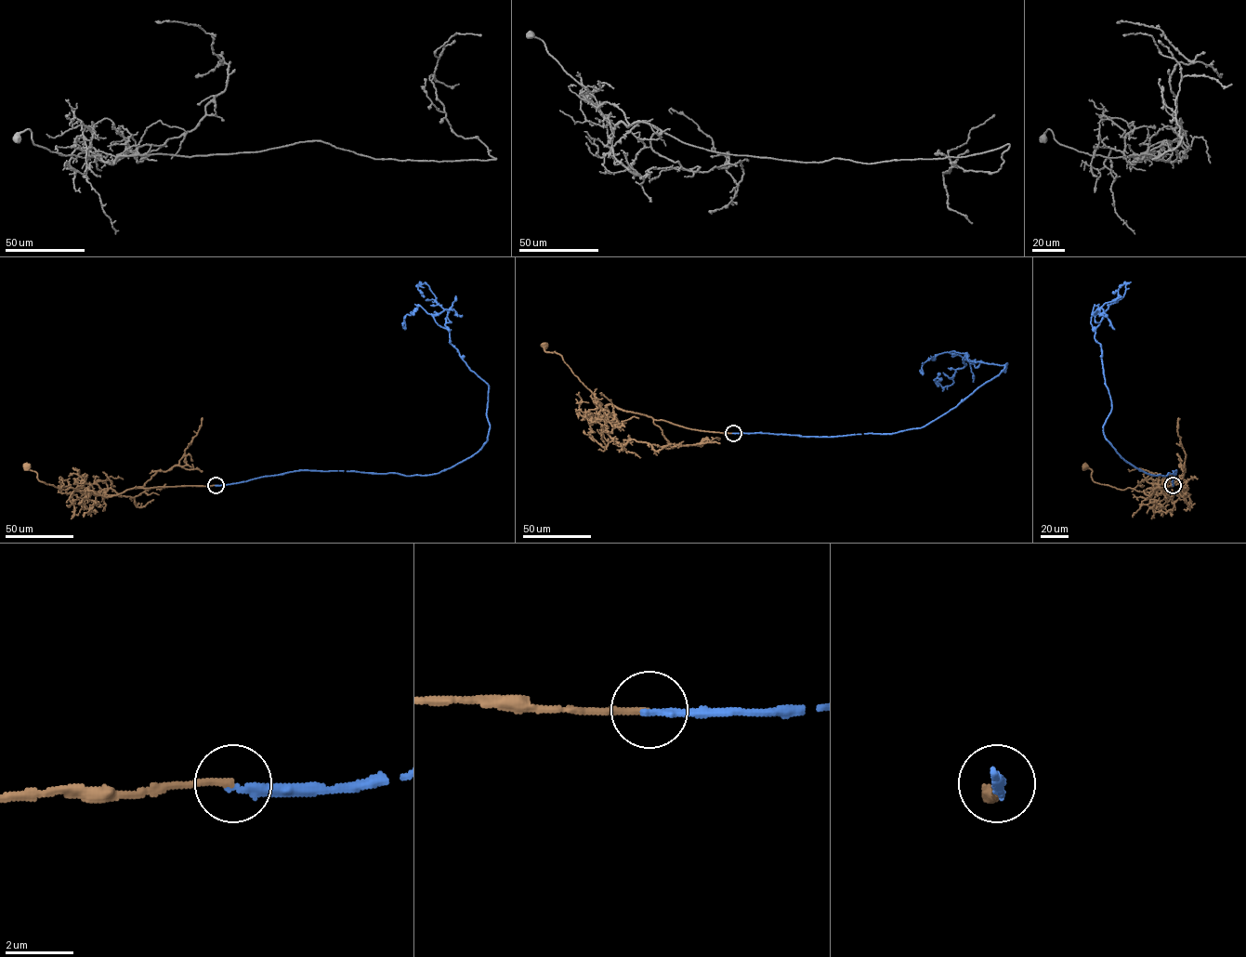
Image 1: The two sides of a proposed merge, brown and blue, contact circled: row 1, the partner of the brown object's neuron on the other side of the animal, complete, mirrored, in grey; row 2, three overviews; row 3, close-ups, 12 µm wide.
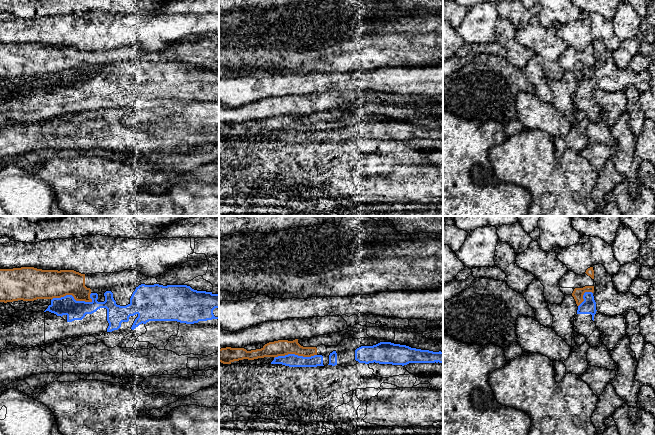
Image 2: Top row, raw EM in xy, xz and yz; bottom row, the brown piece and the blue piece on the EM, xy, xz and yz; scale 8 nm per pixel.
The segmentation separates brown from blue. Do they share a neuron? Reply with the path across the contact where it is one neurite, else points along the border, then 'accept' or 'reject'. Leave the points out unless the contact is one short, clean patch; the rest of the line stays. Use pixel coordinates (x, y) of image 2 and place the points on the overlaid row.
along xy (92, 299), (77, 301), (71, 295), (64, 295), (51, 300) | reject

